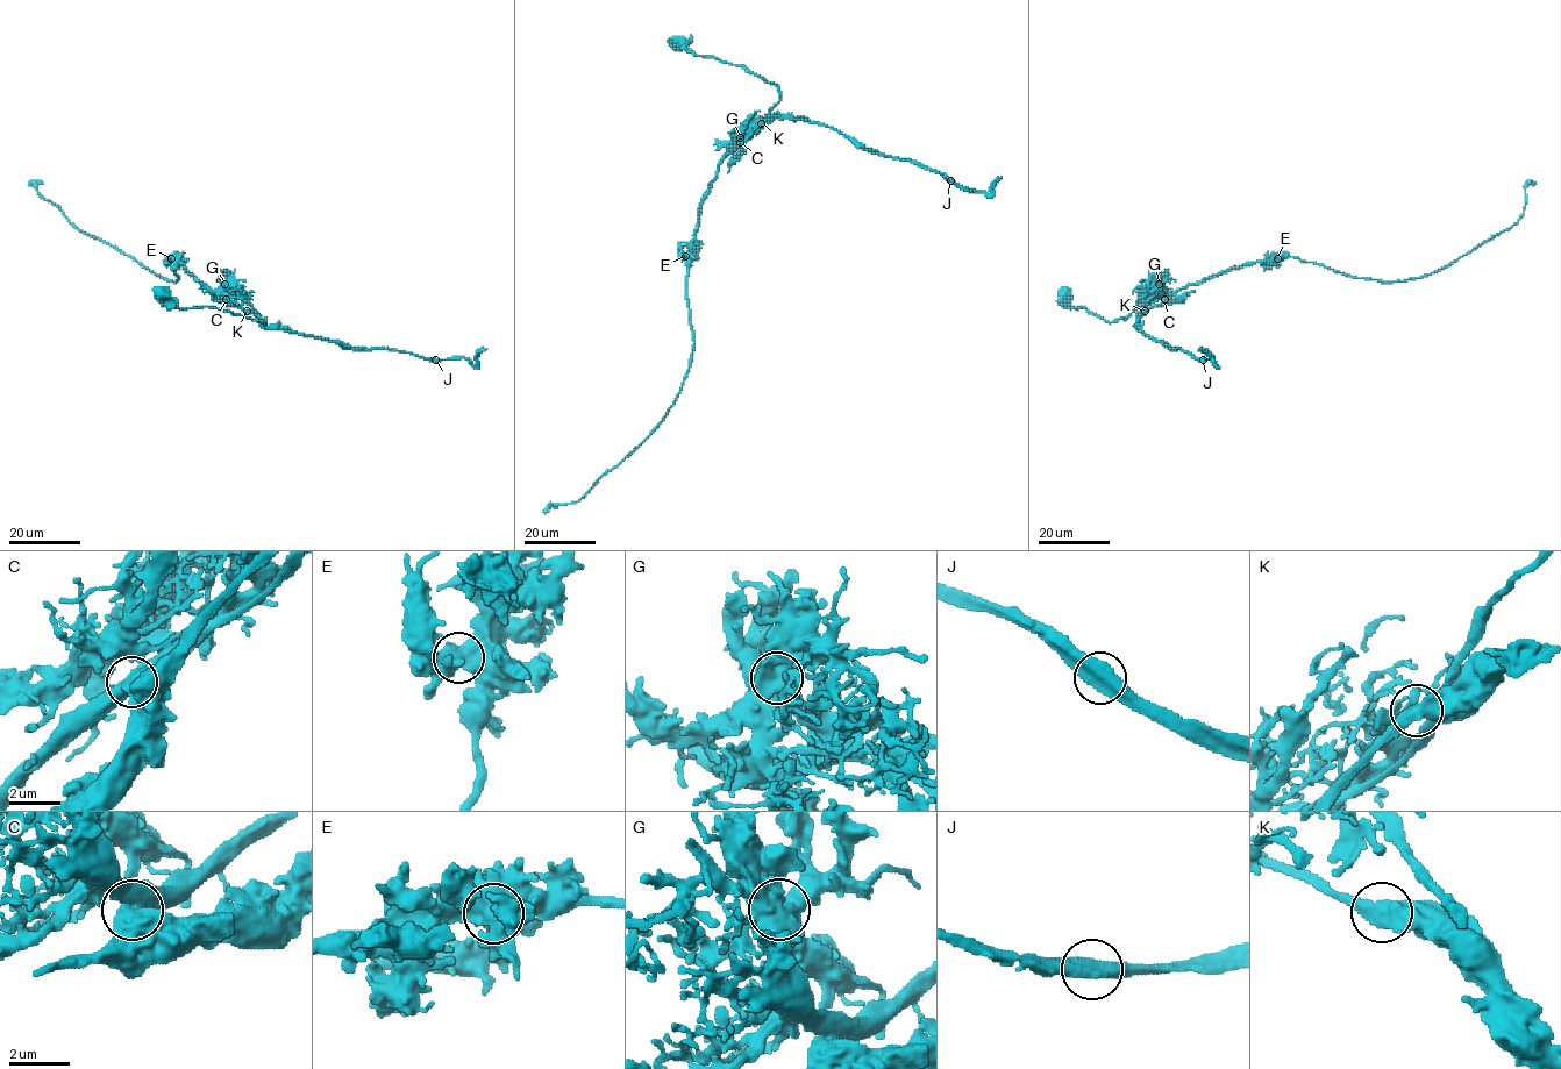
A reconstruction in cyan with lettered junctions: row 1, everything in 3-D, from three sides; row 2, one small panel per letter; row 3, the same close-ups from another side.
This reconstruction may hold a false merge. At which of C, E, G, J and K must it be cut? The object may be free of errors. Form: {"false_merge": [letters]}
{"false_merge": ["C"]}

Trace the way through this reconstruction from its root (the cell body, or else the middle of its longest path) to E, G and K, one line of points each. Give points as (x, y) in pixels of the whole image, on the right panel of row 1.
E: (1063, 293), (1069, 307), (1083, 307), (1114, 322), (1155, 296), (1173, 296), (1225, 270), (1277, 258)
G: (1063, 293), (1069, 307), (1083, 307), (1114, 322), (1125, 319), (1147, 303), (1157, 291), (1159, 284)
K: (1063, 293), (1069, 307), (1083, 307), (1109, 322), (1125, 319), (1155, 296), (1163, 299), (1145, 311)

